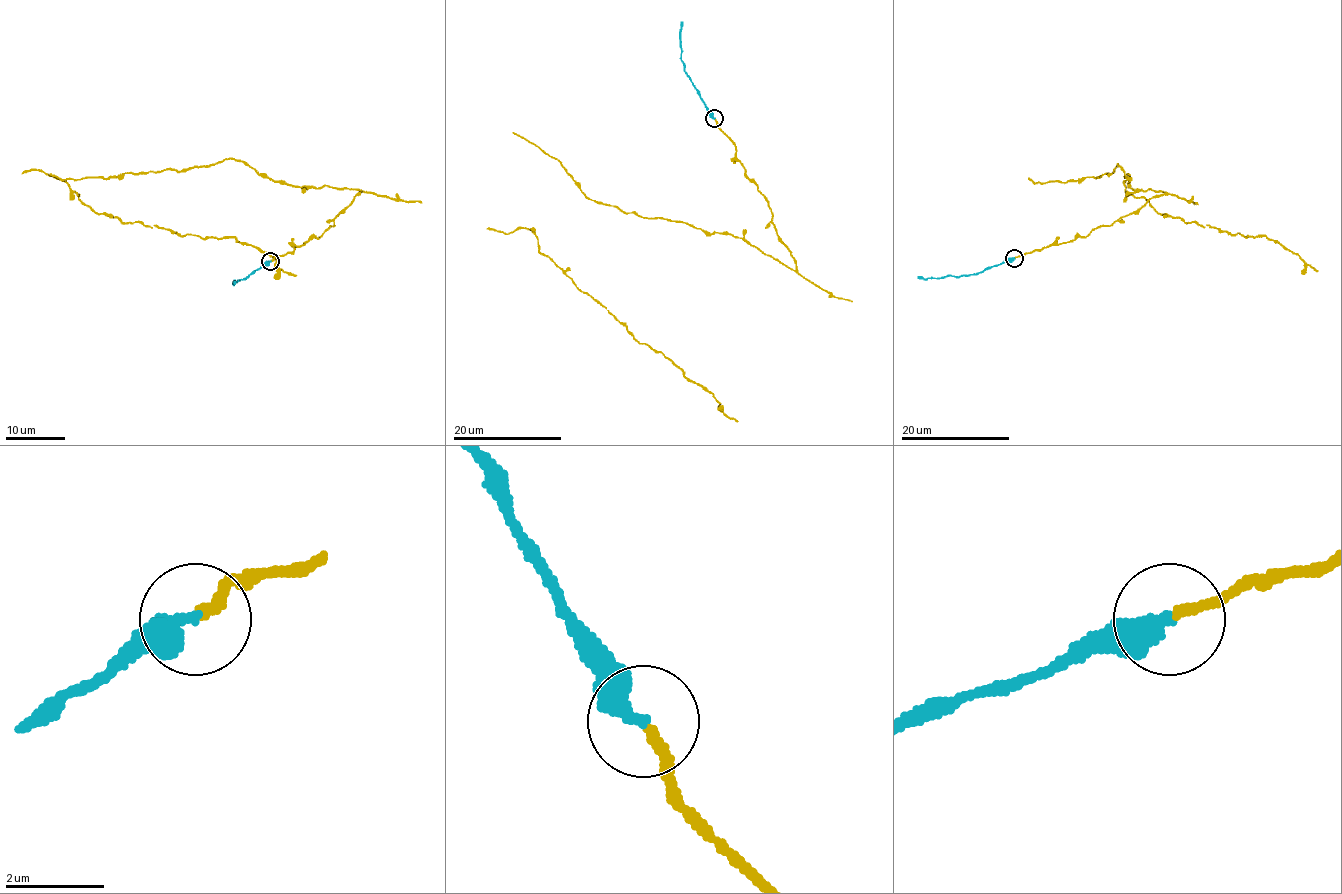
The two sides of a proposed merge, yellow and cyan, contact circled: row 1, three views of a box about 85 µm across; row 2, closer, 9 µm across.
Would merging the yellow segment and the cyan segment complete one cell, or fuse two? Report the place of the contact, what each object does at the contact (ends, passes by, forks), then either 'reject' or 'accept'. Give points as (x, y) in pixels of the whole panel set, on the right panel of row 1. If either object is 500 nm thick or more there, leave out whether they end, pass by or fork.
at (1014, 258); yellow ends there; cyan ends there; accept

